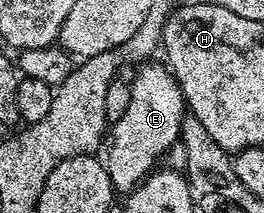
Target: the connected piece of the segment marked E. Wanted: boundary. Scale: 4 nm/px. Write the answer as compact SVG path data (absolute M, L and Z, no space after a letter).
M146 62L136 69L137 77L129 88L129 101L117 121L112 121L107 136L109 153L103 156L105 169L114 189L128 194L158 167L157 159L164 157L181 138L181 124L187 115L185 95L176 78L164 63Z

